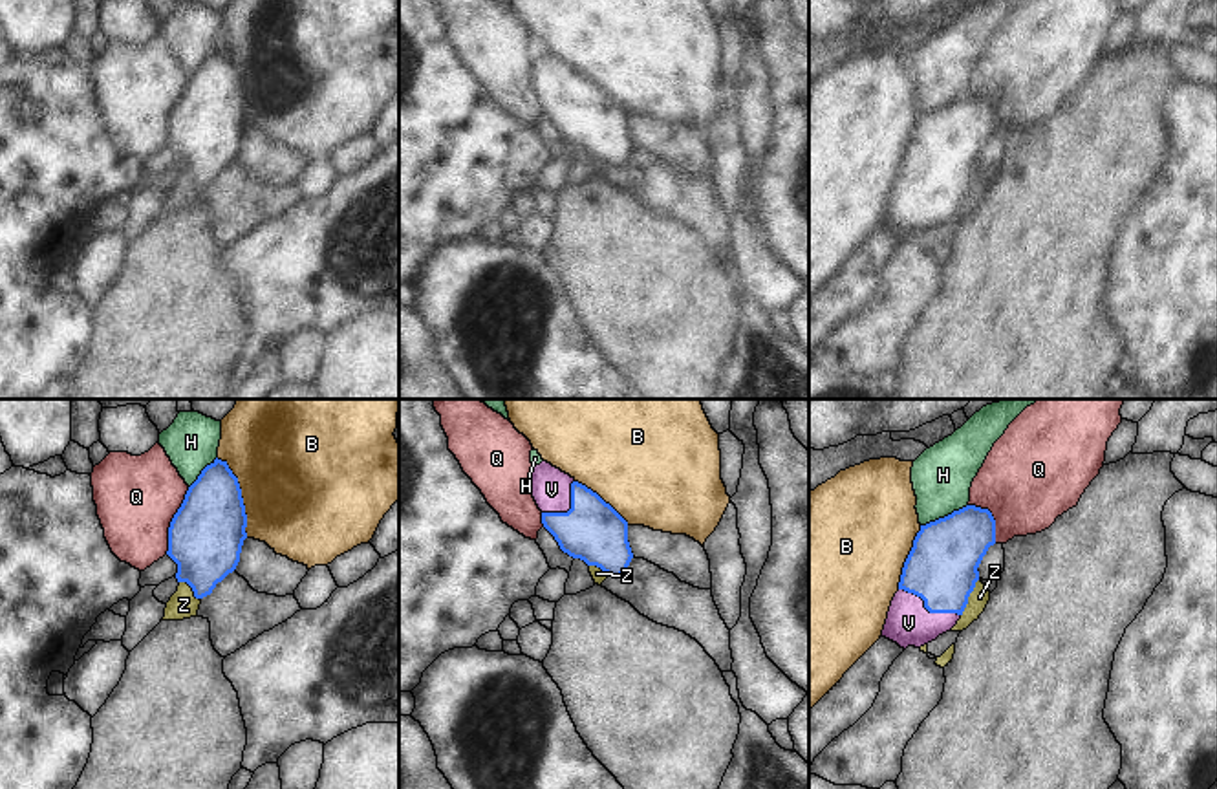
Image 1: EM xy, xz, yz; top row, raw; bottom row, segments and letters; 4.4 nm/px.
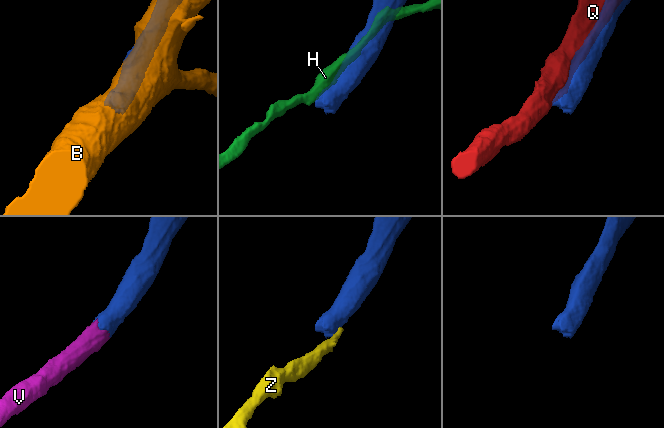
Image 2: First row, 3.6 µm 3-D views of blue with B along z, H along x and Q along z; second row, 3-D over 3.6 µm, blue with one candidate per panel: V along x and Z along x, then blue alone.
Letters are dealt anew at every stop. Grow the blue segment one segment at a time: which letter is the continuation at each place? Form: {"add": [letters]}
{"add": ["V"]}

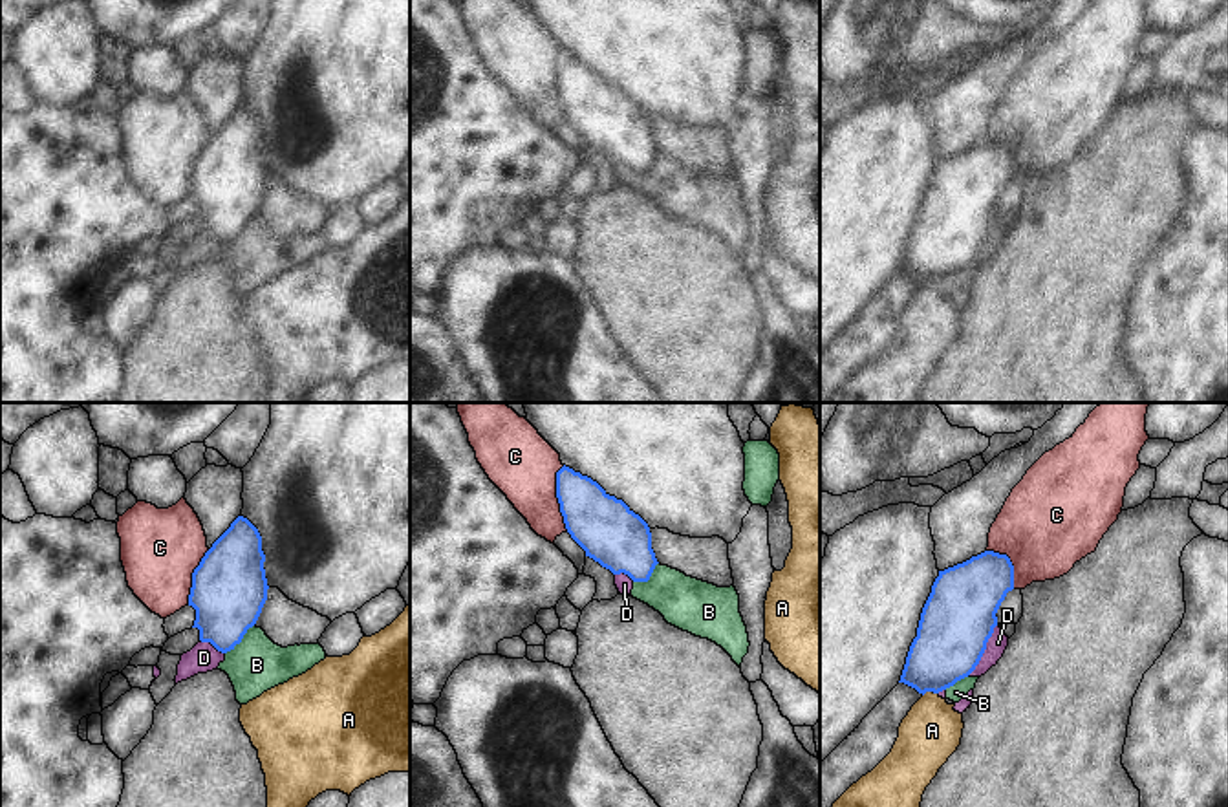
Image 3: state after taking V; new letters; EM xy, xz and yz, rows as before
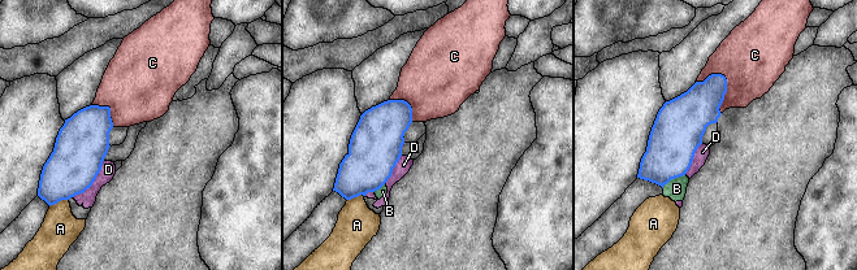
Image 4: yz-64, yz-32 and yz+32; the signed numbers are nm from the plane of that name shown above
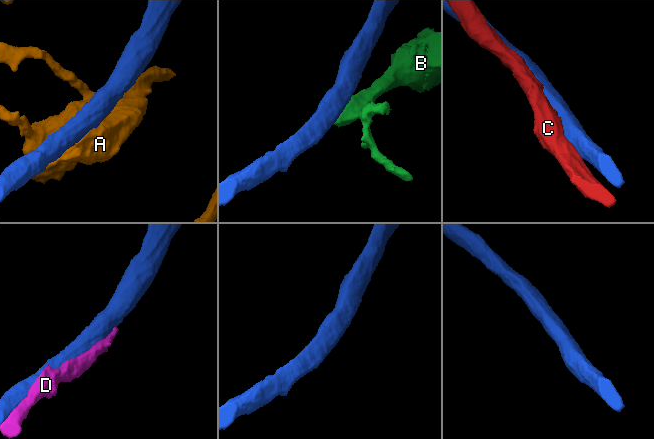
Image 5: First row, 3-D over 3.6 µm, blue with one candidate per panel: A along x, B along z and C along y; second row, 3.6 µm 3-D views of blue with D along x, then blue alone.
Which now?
{"add": []}

